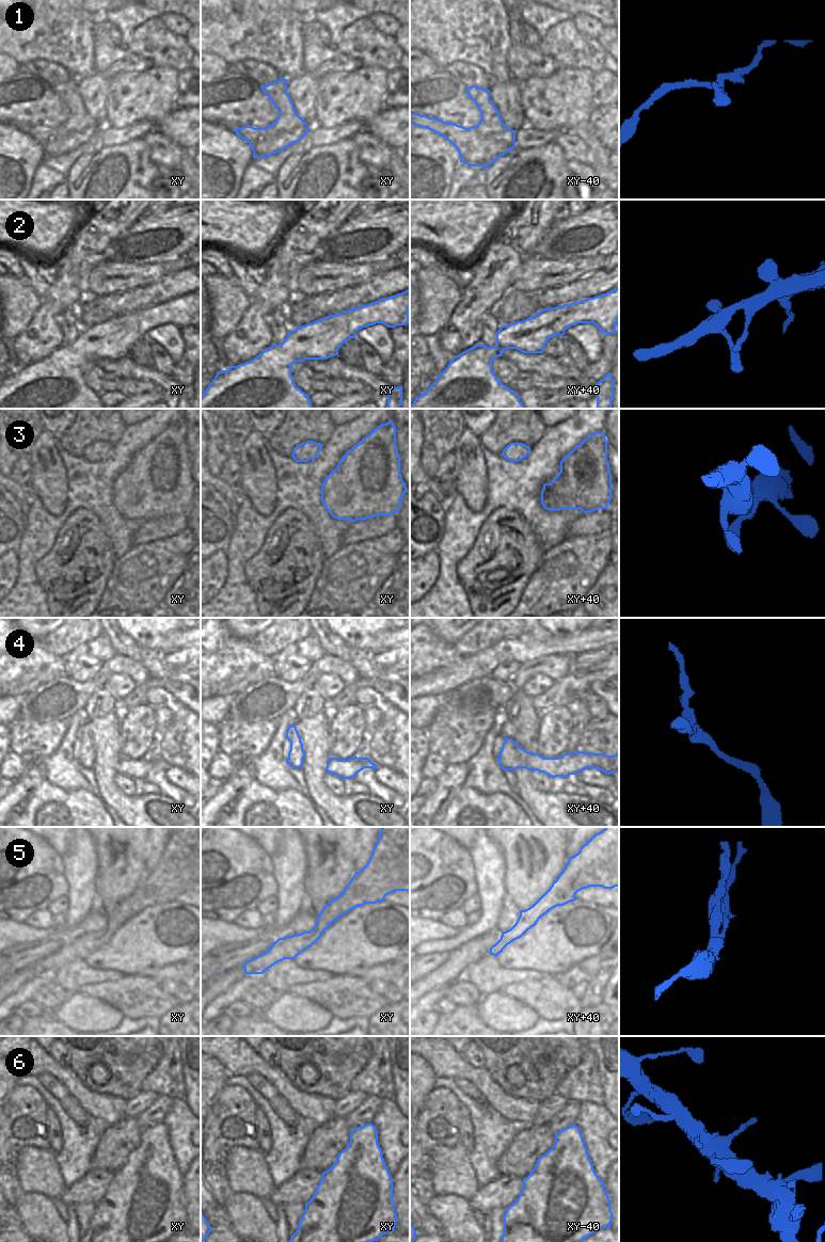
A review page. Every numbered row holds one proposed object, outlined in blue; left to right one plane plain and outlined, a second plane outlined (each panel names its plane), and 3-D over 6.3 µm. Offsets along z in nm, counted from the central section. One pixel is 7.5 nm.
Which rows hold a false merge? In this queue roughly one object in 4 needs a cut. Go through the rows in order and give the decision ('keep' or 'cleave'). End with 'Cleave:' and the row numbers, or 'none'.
1: keep
2: cleave
3: keep
4: keep
5: cleave
6: keep
Cleave: 2, 5

